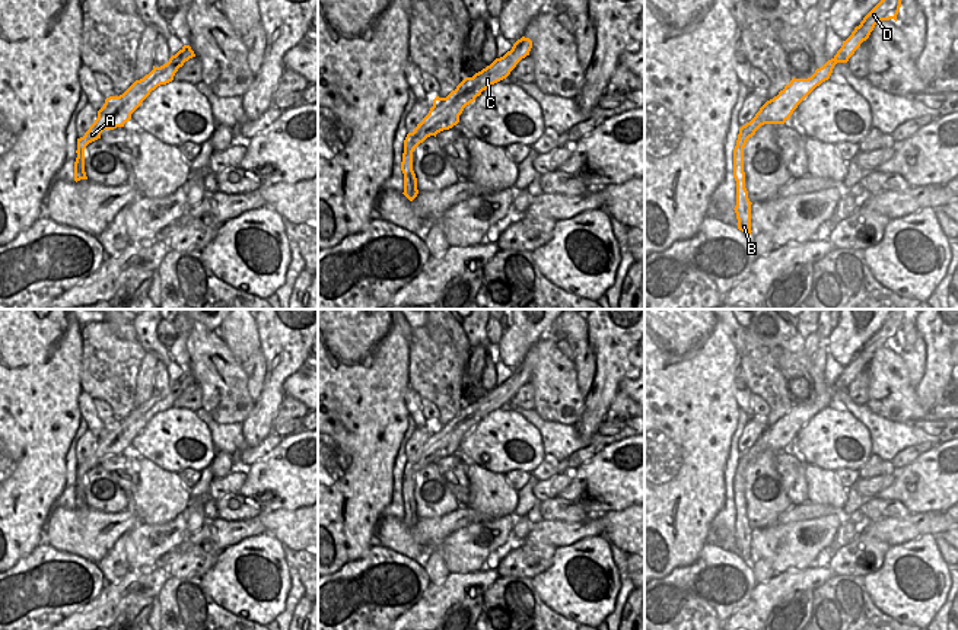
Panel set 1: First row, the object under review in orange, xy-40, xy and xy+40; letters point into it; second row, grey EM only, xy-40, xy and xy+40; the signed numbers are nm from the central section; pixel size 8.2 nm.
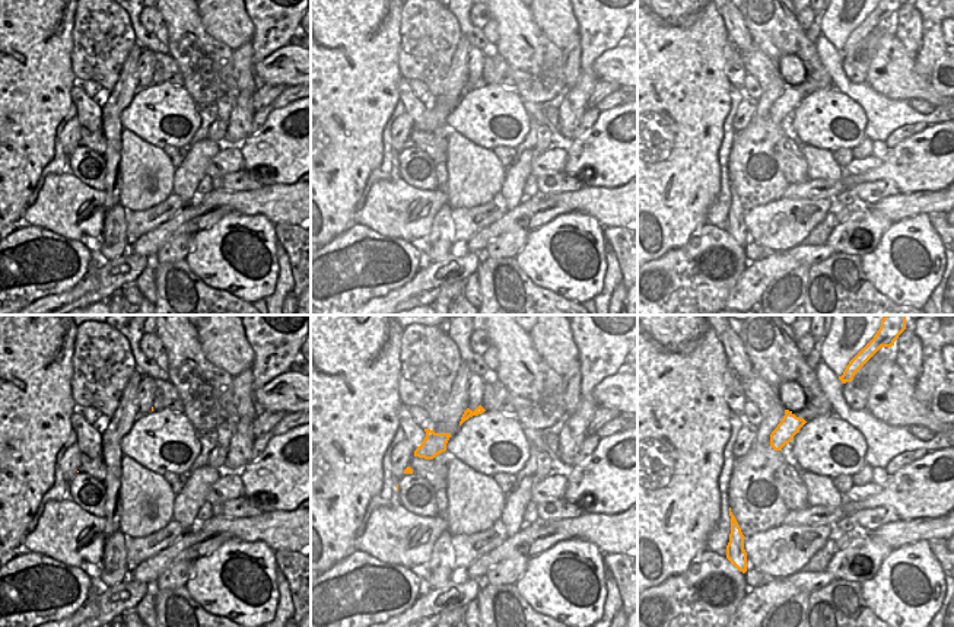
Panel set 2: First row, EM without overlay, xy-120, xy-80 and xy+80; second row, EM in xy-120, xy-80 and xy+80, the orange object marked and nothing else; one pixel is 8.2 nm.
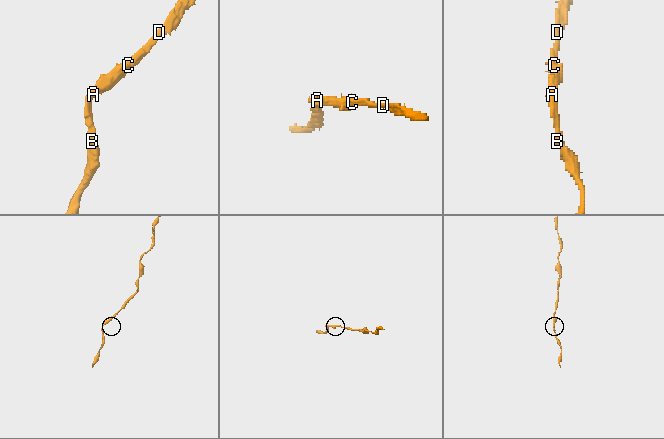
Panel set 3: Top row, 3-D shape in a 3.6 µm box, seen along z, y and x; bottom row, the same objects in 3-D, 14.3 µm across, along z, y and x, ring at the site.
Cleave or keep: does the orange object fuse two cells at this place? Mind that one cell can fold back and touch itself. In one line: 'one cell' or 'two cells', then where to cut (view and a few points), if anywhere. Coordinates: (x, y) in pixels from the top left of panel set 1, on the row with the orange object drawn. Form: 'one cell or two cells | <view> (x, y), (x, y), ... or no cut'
one cell | no cut

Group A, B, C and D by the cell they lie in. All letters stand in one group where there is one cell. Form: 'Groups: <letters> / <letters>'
Groups: A B C D

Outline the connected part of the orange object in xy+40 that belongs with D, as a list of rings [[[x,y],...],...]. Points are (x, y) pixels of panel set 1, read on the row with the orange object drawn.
[[[881,0],[854,28],[852,35],[843,41],[837,54],[808,79],[792,79],[777,96],[767,101],[755,117],[739,128],[736,146],[733,149],[733,178],[736,181],[736,206],[738,229],[747,236],[751,235],[751,201],[745,188],[744,172],[744,147],[749,137],[764,124],[784,124],[798,105],[822,82],[828,80],[837,63],[847,63],[854,51],[866,41],[875,25],[881,20],[894,19],[901,7],[901,0]]]

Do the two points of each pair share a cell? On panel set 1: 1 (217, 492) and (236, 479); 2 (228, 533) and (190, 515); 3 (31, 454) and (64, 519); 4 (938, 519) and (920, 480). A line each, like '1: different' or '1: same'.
1: same
2: different
3: different
4: different

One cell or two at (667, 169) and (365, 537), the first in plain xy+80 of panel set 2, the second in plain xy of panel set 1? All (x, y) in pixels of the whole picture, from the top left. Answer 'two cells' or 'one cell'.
one cell

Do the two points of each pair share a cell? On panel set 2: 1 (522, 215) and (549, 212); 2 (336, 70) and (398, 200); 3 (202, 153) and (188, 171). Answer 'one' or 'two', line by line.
1: one
2: two
3: one

